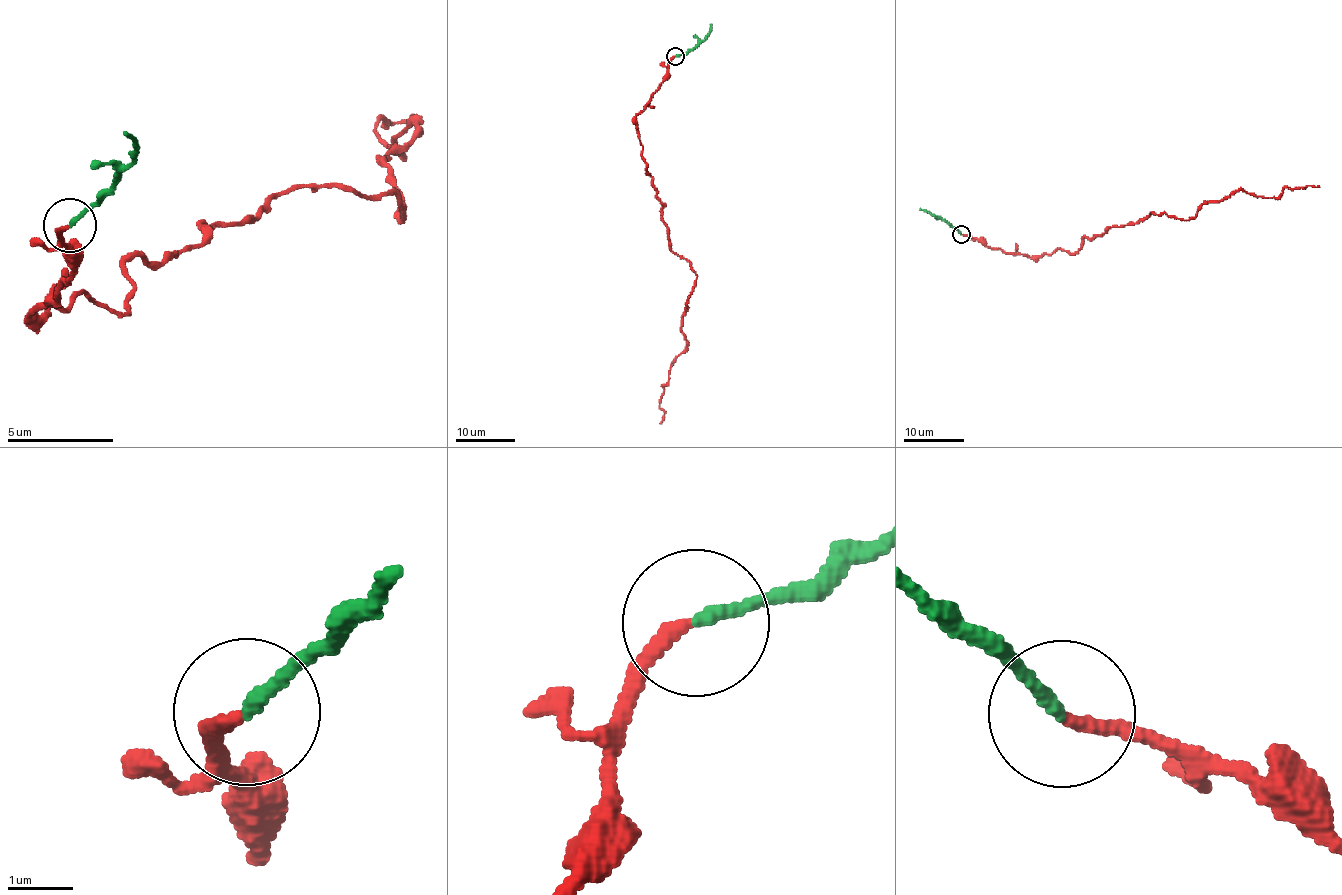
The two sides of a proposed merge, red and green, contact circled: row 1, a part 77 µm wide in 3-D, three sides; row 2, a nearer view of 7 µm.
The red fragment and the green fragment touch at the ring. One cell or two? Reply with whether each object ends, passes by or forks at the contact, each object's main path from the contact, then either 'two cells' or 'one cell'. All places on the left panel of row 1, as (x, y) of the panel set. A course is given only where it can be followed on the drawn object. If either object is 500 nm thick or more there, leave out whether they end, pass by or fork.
red ends there; green ends there; red runs (71, 226), (31, 316), (127, 311), (127, 265), (286, 189), (402, 221), (414, 123), (373, 129), (409, 123); green runs (71, 226), (111, 193), (134, 159), (125, 130); one cell

